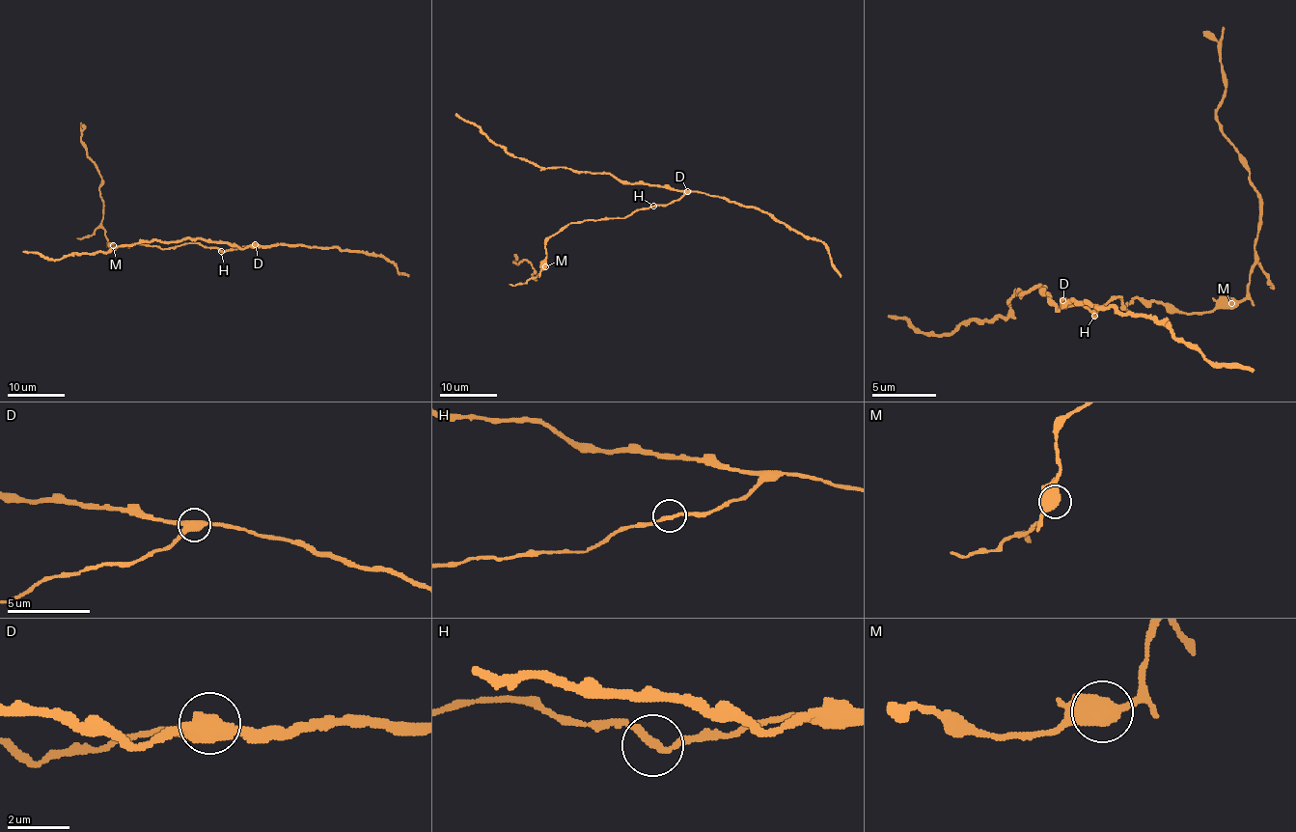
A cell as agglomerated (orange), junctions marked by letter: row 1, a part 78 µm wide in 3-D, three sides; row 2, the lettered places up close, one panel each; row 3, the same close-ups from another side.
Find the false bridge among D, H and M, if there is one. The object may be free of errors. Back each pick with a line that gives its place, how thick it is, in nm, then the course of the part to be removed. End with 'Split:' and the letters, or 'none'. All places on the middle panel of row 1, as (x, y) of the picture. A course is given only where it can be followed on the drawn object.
D: place (687, 191); calibre 440 nm; course (687, 191), (620, 182), (609, 174), (572, 171), (564, 167), (540, 168), (510, 155), (478, 127), (455, 113)
Split: D

